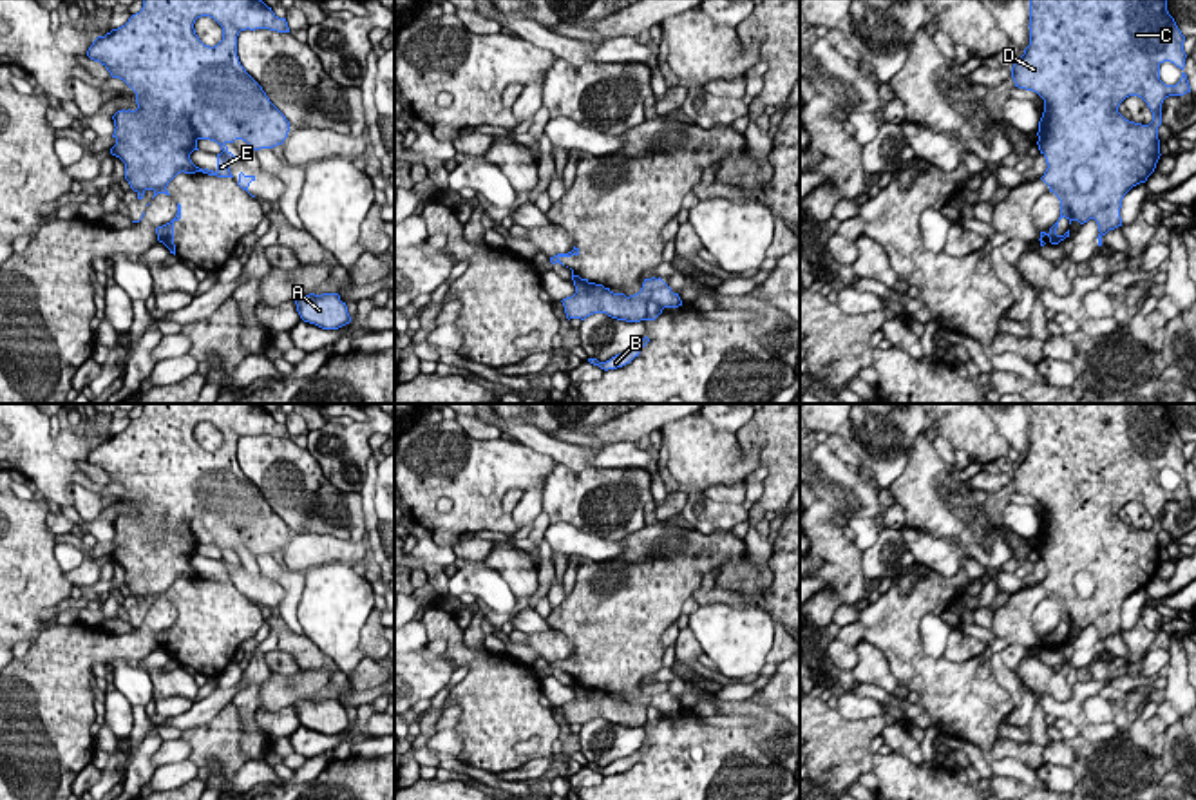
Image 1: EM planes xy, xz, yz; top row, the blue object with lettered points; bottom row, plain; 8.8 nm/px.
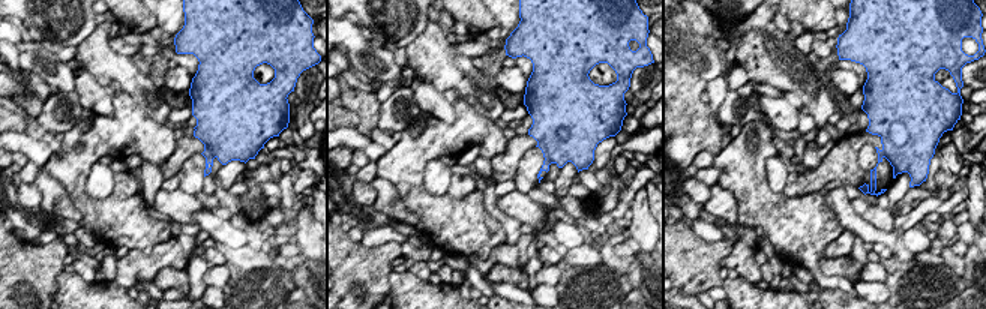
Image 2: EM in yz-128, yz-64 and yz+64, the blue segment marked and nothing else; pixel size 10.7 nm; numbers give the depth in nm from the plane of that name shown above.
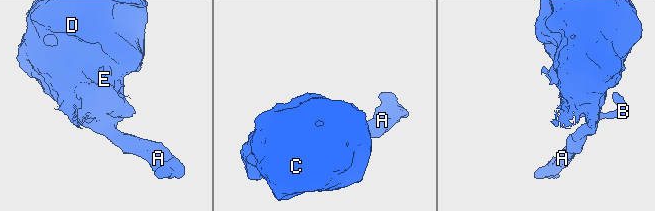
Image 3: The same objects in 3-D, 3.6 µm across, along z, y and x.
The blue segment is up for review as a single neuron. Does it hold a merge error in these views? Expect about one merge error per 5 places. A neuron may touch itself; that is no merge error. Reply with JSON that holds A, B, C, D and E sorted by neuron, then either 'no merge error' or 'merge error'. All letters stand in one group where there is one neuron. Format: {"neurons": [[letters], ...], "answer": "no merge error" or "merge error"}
{"neurons": [["A", "B", "C", "D", "E"]], "answer": "no merge error"}

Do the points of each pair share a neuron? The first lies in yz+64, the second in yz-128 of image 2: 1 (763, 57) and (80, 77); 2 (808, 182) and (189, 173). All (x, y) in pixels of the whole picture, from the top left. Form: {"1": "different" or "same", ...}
{"1": "different", "2": "different"}

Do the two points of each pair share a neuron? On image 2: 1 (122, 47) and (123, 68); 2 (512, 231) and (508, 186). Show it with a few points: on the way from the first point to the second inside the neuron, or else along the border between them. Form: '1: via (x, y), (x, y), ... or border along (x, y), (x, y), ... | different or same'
1: border along (107, 38), (107, 42), (116, 51), (131, 57) | different
2: border along (494, 185), (496, 197) | different

